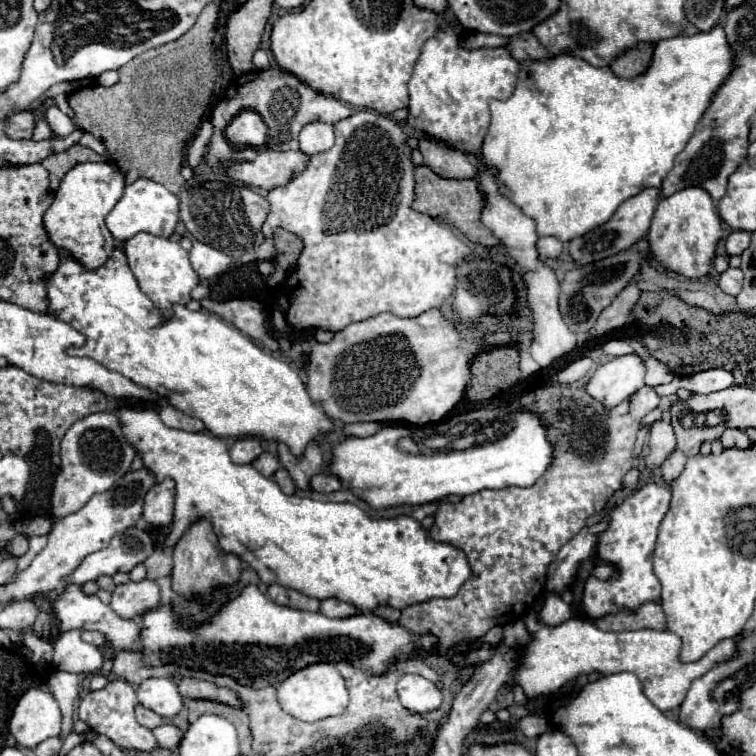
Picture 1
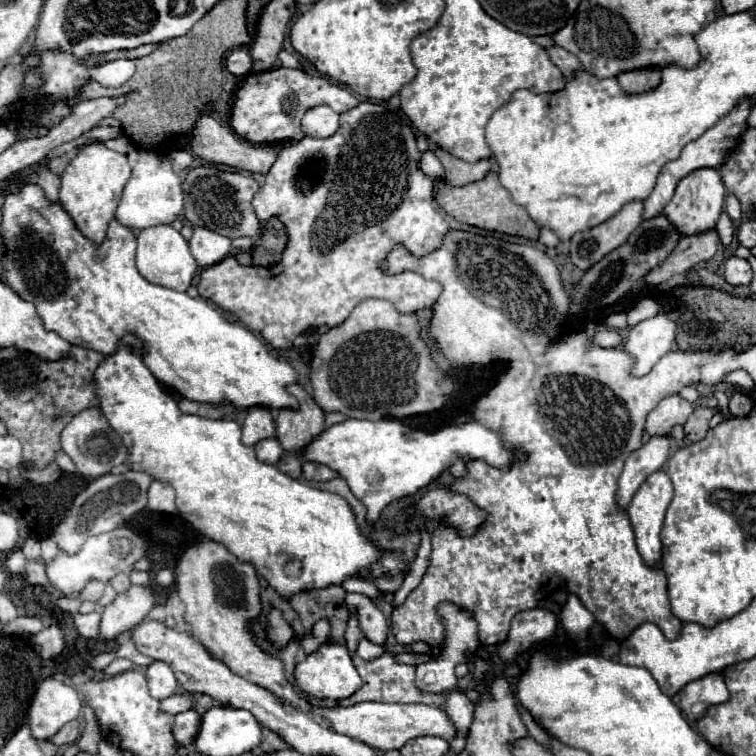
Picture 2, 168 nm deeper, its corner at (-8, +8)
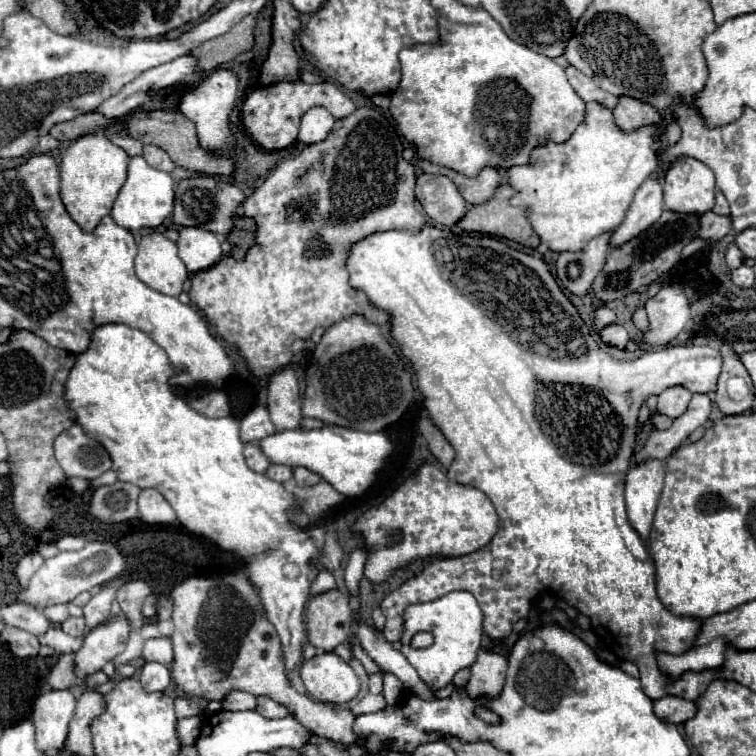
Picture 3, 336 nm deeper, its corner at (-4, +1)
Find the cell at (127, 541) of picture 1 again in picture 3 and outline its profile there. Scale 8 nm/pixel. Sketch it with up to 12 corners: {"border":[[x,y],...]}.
{"border":[[111,542],[43,562],[21,592],[37,608],[71,602],[125,570]]}

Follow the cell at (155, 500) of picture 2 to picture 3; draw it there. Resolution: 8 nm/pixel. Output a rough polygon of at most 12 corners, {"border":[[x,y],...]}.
{"border":[[159,490],[139,494],[147,524],[173,524],[175,512]]}

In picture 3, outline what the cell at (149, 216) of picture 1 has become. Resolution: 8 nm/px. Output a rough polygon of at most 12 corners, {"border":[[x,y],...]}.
{"border":[[129,162],[111,218],[127,230],[171,216],[169,172]]}

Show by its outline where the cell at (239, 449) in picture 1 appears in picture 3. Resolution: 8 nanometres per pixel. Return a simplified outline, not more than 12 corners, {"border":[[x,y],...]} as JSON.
{"border":[[265,406],[241,420],[243,442],[261,442],[275,430]]}

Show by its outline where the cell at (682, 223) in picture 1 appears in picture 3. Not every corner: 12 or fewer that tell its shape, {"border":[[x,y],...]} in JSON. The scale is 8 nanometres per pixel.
{"border":[[695,158],[665,174],[665,210],[705,214],[715,176]]}

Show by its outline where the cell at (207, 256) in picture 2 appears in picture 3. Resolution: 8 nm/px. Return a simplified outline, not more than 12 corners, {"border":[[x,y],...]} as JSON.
{"border":[[181,228],[177,248],[191,274],[215,266],[217,236]]}

